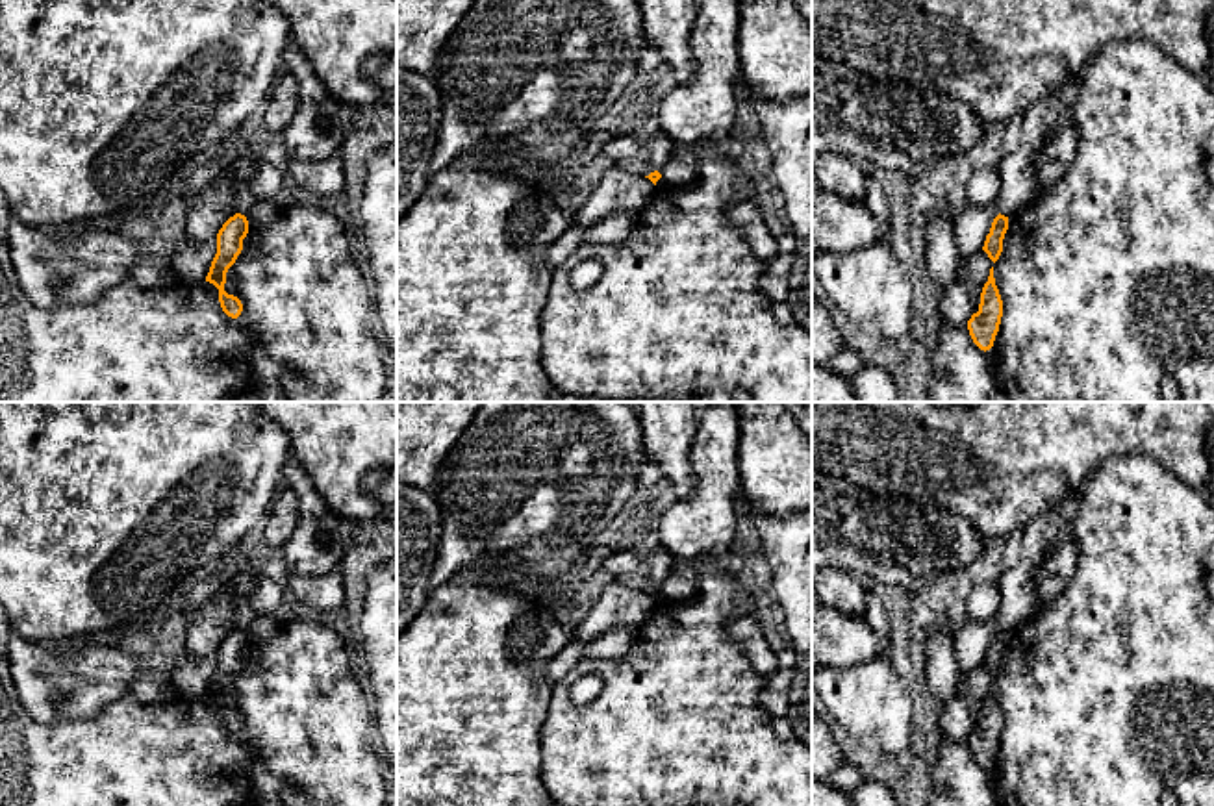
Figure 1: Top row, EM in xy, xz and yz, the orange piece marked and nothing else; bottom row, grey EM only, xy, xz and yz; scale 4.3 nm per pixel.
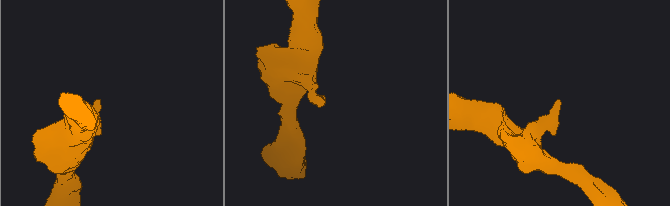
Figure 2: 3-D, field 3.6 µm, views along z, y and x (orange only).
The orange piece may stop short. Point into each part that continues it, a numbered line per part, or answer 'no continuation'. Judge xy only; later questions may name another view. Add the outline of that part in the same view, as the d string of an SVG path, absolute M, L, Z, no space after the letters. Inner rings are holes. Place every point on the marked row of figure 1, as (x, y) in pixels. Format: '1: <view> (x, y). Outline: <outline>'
no continuation

